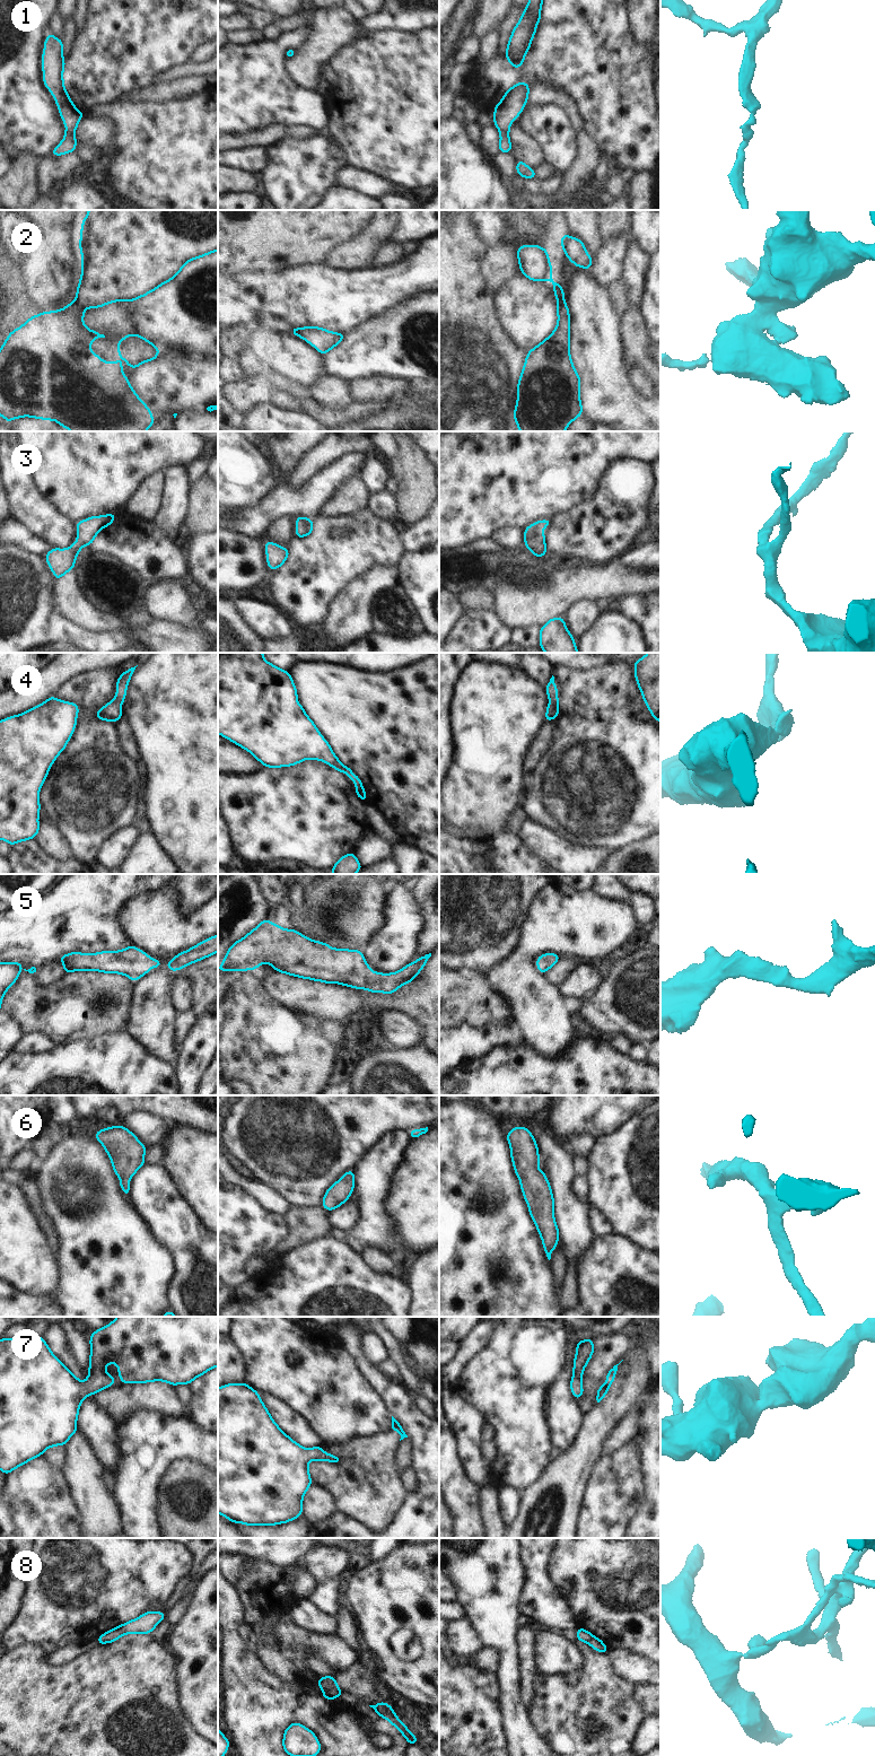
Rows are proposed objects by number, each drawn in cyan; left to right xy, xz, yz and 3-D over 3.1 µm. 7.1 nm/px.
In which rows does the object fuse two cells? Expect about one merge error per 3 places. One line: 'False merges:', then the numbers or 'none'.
False merges: 2, 4, 8

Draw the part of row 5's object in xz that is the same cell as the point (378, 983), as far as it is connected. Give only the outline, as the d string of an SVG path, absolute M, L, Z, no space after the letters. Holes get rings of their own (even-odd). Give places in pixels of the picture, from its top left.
M263 919L239 941L236 941L227 951L220 971L254 970L262 963L269 963L278 972L323 981L325 984L340 984L343 986L366 989L373 993L393 994L402 985L411 982L423 969L431 953L426 954L397 972L374 972L365 961L360 950L333 949L326 943L313 941L296 929L285 929L274 923Z

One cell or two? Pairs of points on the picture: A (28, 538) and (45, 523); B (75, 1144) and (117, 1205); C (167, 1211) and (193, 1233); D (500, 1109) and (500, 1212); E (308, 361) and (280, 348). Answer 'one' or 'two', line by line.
A: two
B: one
C: one
D: two
E: one

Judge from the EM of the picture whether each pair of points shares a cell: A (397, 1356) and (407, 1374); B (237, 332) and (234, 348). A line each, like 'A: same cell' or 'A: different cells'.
A: same cell
B: same cell

